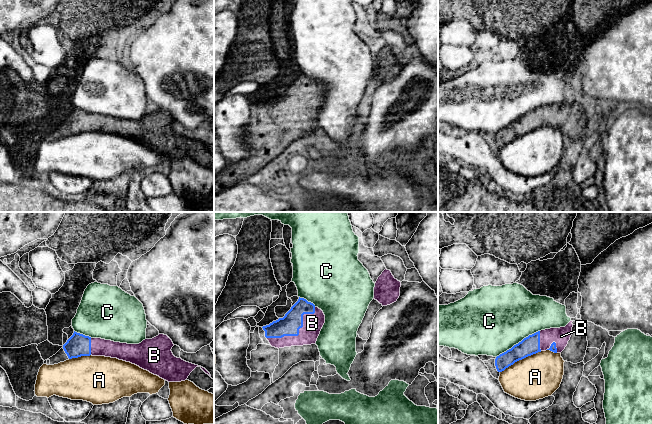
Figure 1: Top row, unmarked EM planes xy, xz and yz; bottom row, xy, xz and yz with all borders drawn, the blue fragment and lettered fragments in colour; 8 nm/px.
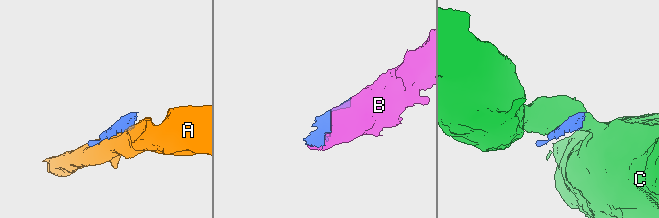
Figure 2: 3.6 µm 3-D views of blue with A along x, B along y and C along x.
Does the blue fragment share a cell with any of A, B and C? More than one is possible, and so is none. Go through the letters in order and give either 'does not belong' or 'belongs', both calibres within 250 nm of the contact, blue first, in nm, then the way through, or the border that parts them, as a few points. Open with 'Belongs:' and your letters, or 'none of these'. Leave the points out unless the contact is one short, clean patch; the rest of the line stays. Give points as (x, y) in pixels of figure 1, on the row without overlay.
Belongs: B
A: does not belong; 150 nm thick on the blue side, 360 nm on the other
B: belongs; 170 nm thick on the blue side, 160 nm on the other
C: does not belong; 150 nm thick on the blue side, 500 nm on the other

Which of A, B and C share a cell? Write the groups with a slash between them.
A / B / C

